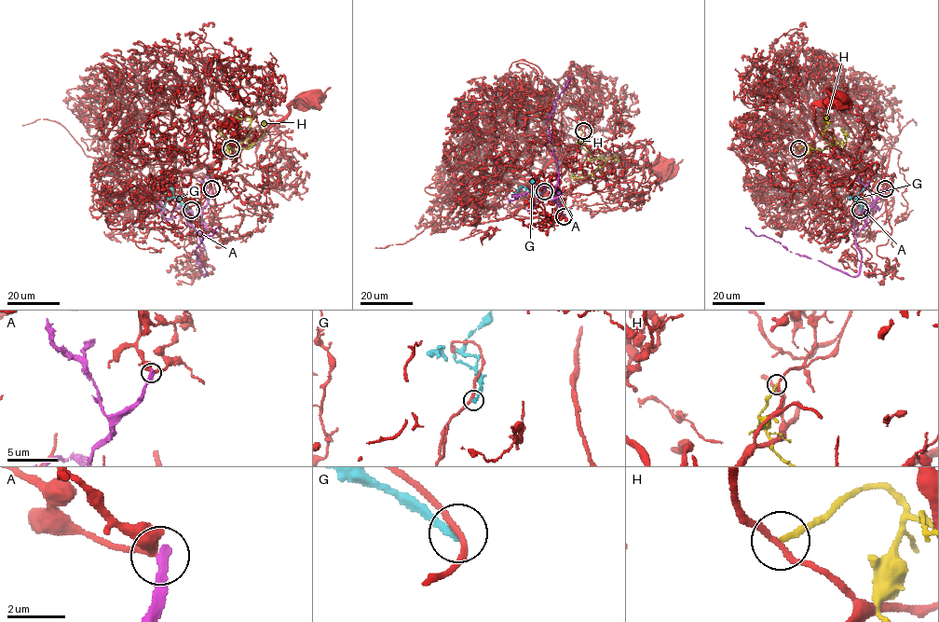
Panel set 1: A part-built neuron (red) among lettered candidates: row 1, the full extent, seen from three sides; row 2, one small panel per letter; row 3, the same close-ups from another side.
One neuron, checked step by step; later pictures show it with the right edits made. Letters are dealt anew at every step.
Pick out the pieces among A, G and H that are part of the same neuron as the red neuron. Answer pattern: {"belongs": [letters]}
{"belongs": []}

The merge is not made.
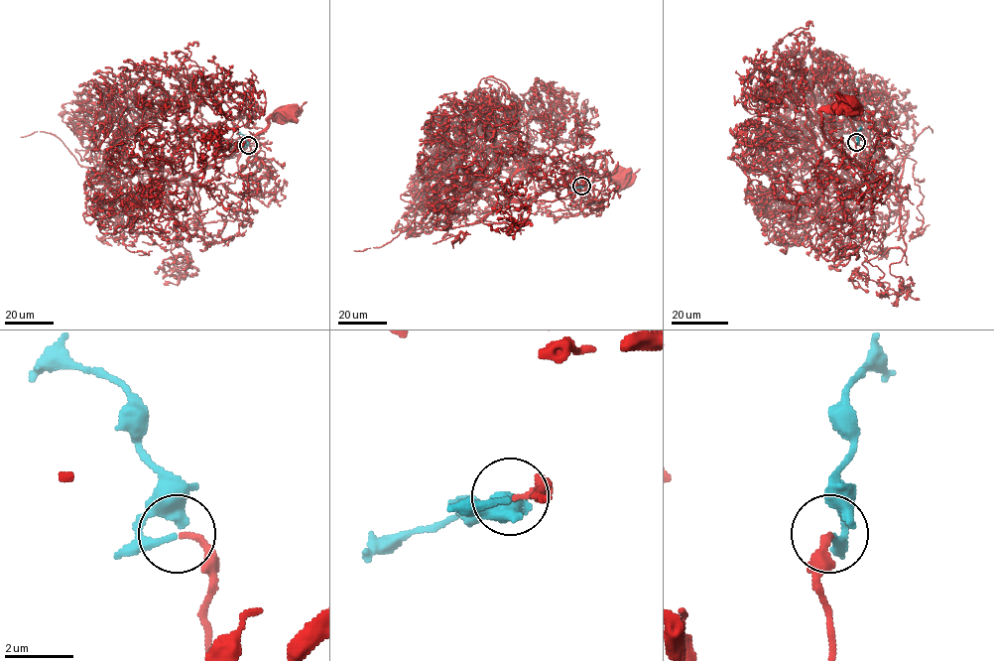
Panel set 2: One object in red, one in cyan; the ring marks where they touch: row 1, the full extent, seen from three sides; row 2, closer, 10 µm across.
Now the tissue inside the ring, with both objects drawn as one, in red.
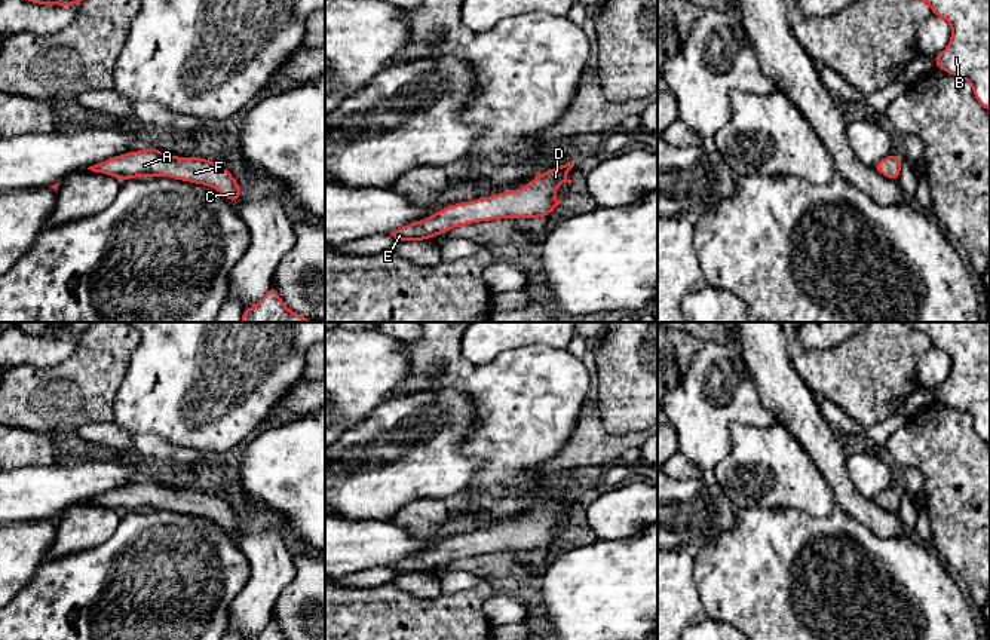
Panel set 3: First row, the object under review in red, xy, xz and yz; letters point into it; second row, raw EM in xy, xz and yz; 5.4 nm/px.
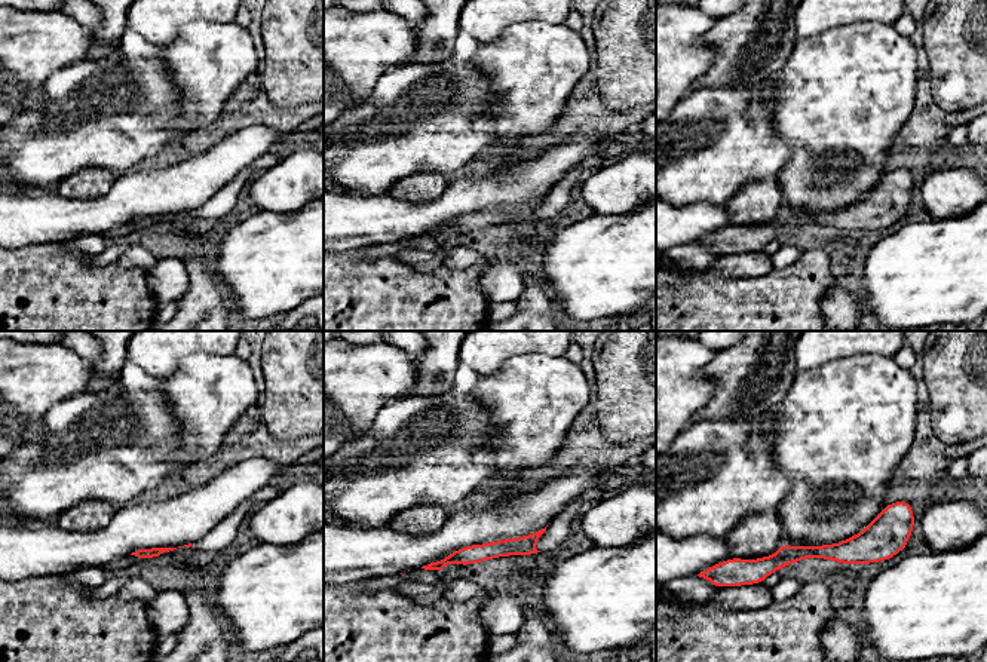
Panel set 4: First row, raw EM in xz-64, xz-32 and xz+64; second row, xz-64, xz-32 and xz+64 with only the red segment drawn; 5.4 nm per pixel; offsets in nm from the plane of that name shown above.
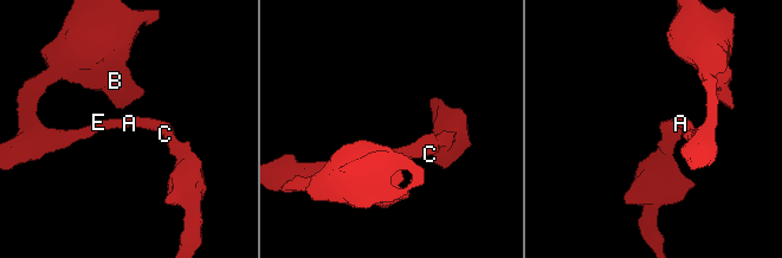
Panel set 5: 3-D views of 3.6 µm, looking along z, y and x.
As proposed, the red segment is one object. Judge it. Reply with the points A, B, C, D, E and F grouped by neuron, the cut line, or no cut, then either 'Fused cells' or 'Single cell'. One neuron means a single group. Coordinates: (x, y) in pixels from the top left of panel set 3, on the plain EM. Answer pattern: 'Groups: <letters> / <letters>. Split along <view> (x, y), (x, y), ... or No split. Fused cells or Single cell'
Groups: A B C D E F. No split. Single cell

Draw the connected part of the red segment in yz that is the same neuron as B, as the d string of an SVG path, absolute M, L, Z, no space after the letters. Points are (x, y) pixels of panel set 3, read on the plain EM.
M901 322L925 333L932 347L951 358L947 380L934 391L935 401L971 416L975 432L990 445L990 322Z

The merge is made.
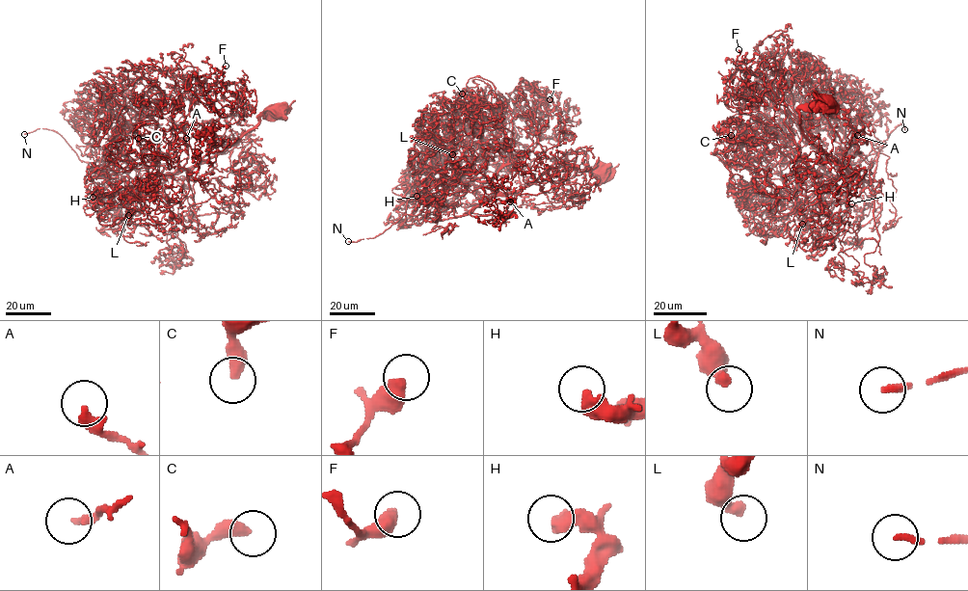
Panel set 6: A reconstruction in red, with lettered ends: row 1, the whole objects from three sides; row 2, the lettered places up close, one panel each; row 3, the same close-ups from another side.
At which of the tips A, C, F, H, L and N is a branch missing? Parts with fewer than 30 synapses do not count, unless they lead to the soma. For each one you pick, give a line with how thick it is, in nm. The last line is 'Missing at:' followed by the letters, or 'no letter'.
C: Thickness 420 nm
N: Thickness 200 nm
Missing at: C, N

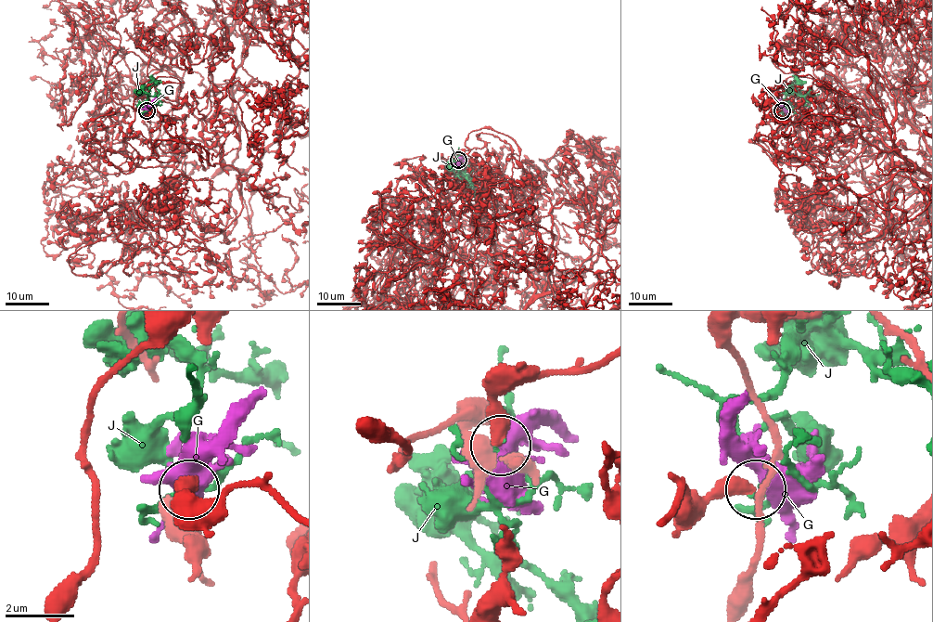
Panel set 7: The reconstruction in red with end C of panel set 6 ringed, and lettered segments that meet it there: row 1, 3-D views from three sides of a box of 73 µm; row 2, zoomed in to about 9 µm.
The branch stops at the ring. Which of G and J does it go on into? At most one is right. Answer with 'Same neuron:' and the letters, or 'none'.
Same neuron: none

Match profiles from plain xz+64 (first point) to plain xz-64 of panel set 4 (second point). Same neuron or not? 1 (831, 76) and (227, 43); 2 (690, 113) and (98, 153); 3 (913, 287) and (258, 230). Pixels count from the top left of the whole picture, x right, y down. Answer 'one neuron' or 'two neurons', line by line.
1: one neuron
2: one neuron
3: one neuron

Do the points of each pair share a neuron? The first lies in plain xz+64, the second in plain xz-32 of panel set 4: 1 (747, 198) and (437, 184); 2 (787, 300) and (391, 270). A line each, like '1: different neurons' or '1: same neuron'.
1: same neuron
2: same neuron

